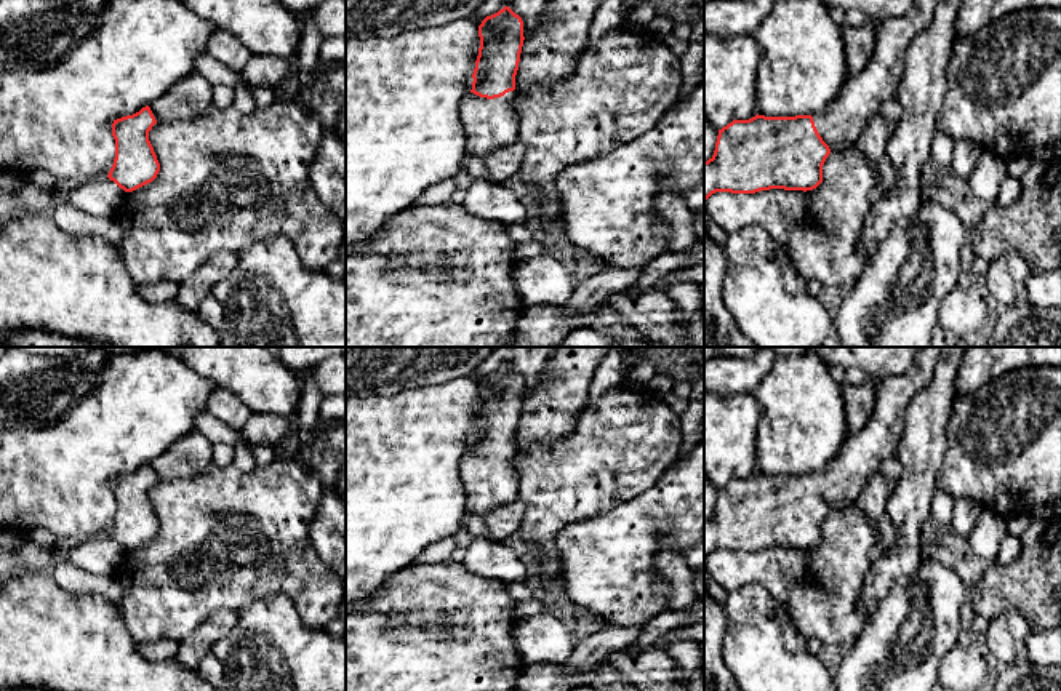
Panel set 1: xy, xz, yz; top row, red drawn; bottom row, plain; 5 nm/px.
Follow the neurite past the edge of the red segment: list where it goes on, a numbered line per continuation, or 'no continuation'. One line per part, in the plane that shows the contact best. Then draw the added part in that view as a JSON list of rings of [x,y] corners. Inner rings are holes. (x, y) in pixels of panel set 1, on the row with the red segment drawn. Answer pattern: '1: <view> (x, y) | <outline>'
1: xz (488, 123) | [[[514,91],[486,99],[469,93],[461,102],[466,155],[485,160],[494,150],[518,141]]]

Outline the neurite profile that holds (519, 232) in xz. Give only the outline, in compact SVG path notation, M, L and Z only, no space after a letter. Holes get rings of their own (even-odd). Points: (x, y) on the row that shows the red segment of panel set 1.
M502 224L502 226L504 226L504 230L507 232L507 235L515 243L533 240L533 237L531 237L533 224Z

